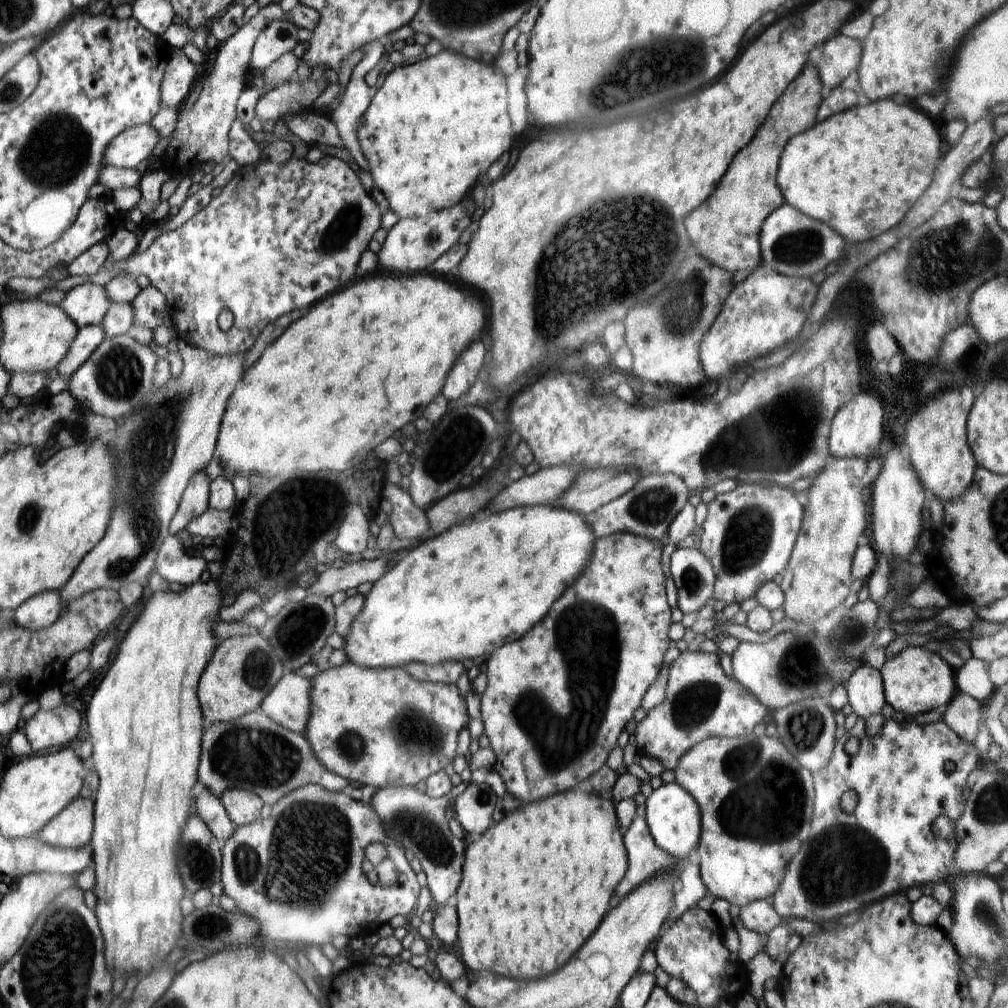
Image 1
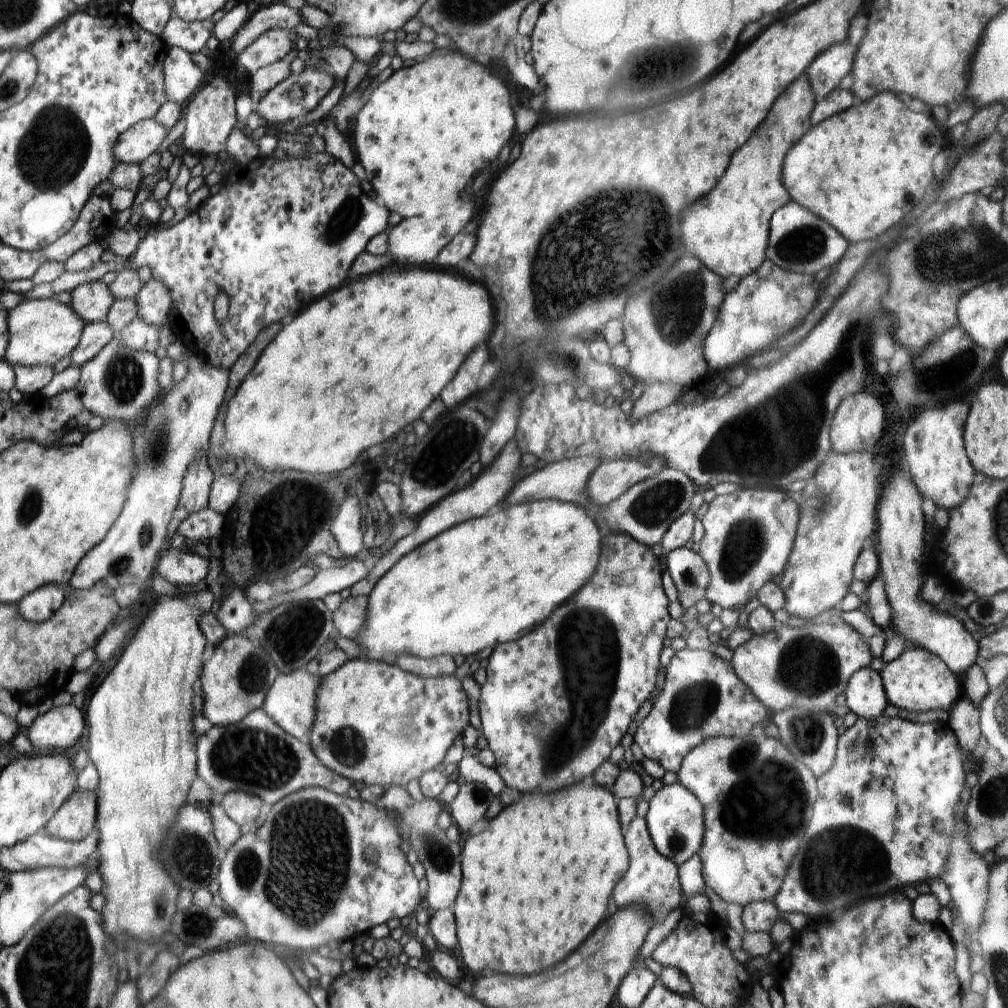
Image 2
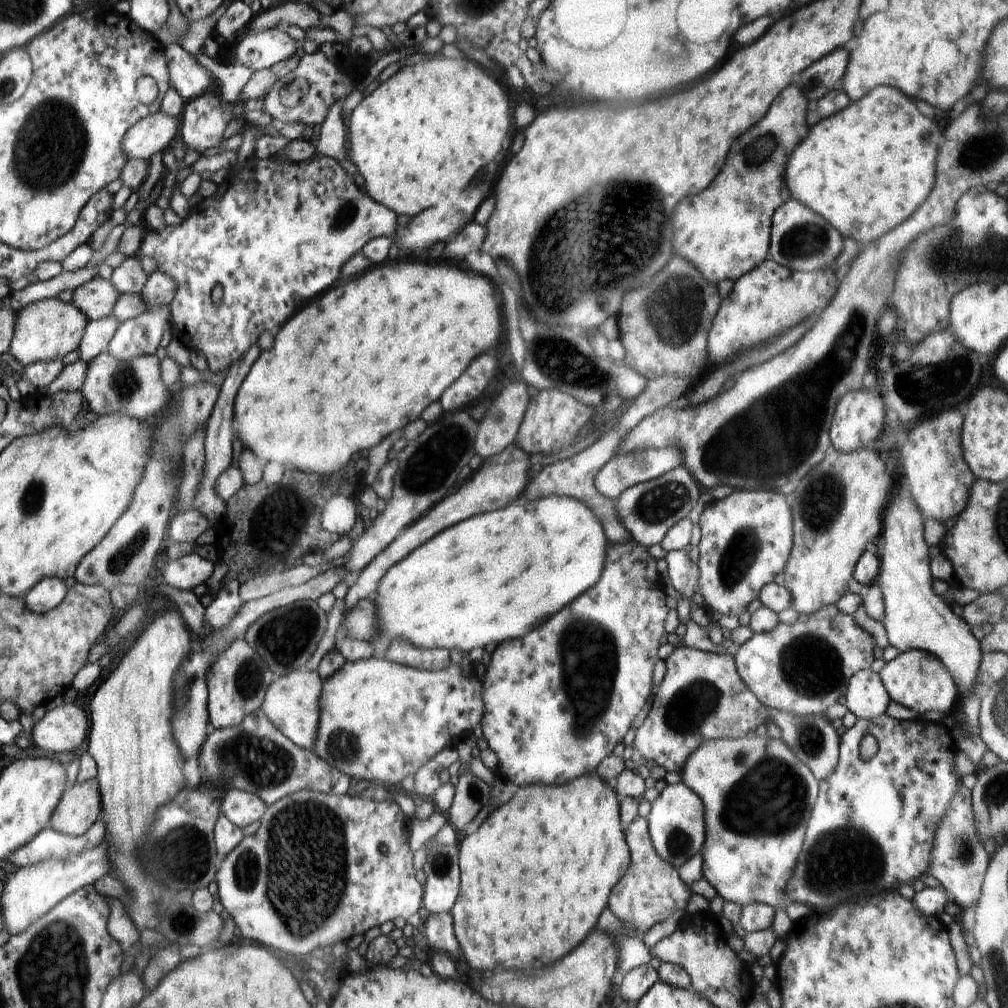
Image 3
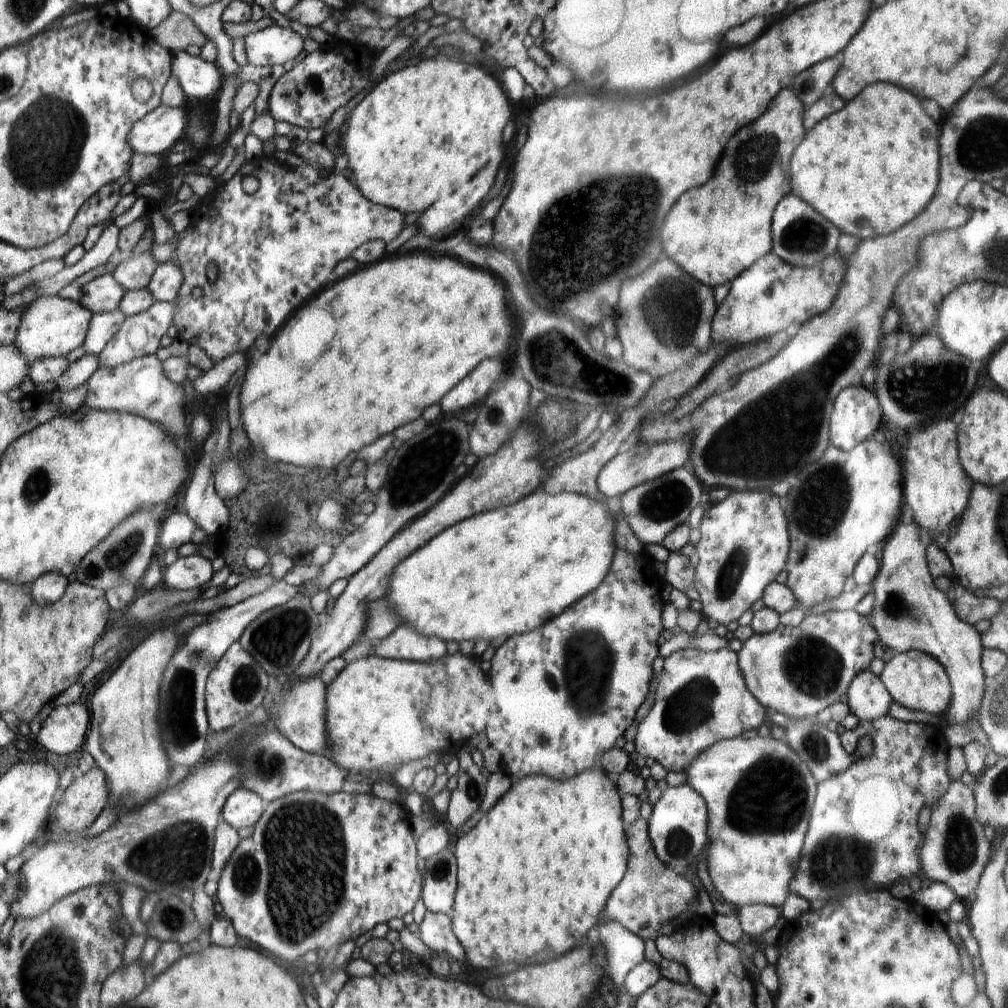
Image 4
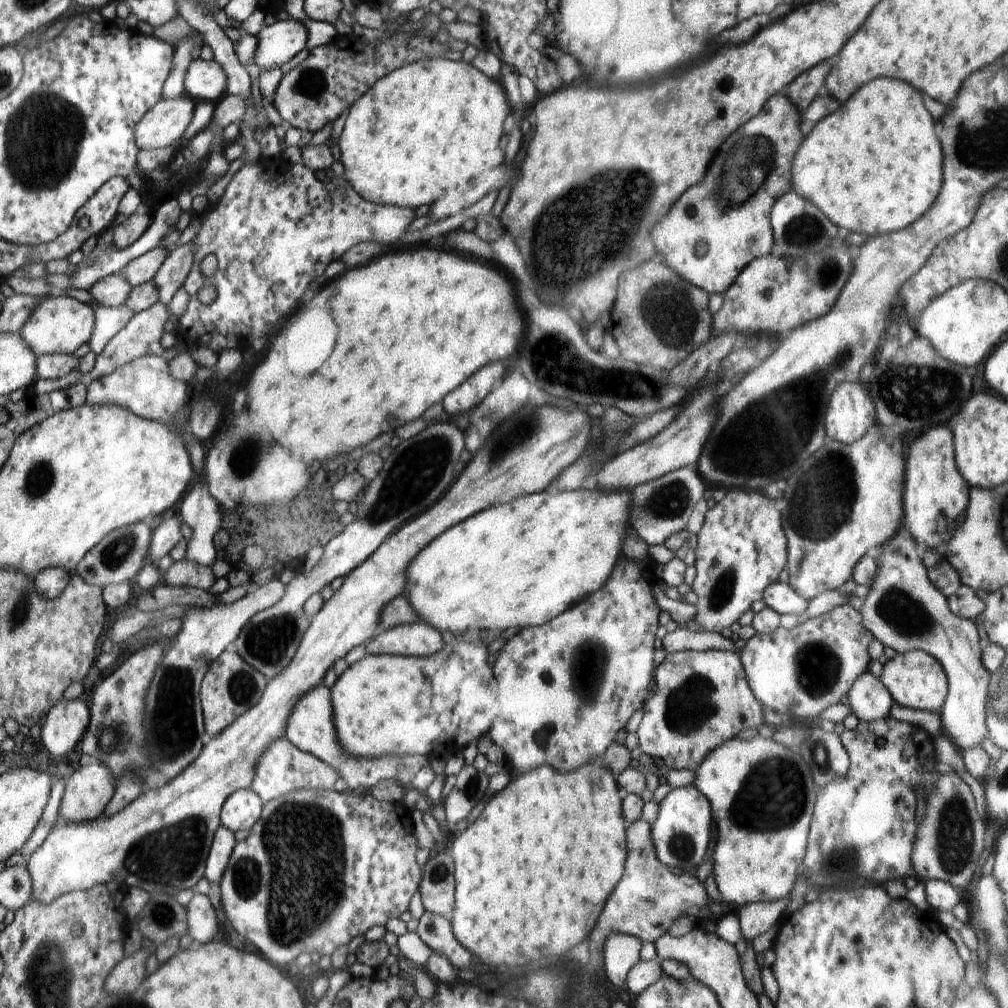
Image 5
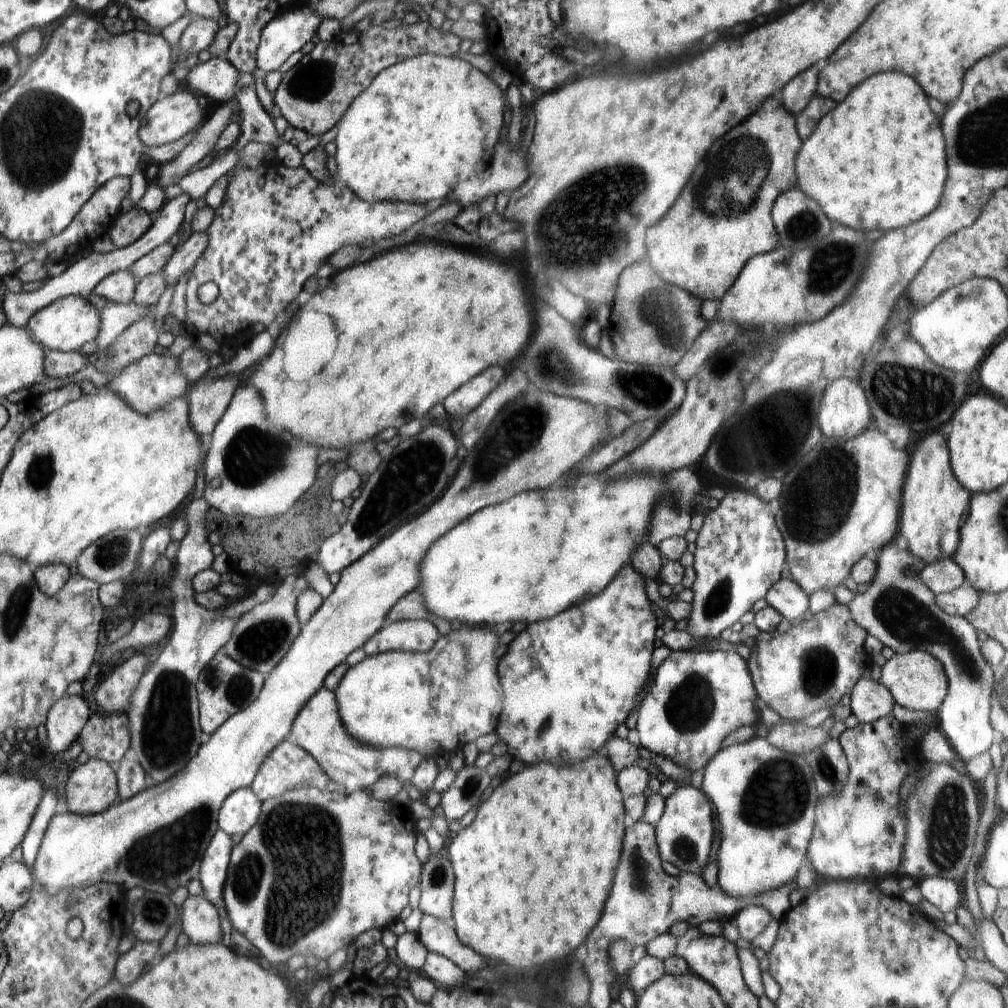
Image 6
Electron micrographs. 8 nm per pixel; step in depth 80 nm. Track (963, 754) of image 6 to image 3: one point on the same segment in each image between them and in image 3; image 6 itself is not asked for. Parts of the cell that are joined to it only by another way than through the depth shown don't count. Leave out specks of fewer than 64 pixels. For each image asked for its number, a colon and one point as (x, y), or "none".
3: (916, 617)
4: (910, 613)
5: (904, 610)

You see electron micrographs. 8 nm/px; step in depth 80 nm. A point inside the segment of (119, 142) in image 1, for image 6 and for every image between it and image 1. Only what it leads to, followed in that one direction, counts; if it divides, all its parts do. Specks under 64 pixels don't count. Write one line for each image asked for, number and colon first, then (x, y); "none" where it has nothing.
2: (135, 145)
3: (152, 134)
4: (155, 133)
5: (166, 121)
6: (175, 115)

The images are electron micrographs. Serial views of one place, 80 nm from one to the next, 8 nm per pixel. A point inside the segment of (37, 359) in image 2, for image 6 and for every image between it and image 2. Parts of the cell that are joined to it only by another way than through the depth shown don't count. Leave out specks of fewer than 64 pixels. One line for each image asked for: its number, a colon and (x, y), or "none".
3: (47, 330)
4: (52, 326)
5: (59, 324)
6: (66, 324)

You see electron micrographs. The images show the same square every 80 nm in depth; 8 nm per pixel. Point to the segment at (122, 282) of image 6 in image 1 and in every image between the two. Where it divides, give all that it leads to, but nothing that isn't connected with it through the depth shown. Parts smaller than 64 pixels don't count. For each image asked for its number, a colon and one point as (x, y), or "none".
1: (86, 304)
2: (91, 301)
3: (96, 299)
4: (101, 295)
5: (111, 291)

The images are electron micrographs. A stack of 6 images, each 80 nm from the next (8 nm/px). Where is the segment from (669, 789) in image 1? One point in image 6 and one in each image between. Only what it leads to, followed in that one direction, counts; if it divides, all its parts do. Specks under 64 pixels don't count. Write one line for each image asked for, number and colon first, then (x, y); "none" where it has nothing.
2: (675, 820)
3: (676, 822)
4: (677, 826)
5: (681, 832)
6: (684, 833)

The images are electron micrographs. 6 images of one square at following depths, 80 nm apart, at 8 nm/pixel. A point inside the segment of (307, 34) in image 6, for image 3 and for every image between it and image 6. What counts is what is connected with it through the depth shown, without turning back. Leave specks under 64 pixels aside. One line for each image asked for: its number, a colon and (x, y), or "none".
3: (260, 51)
4: (272, 45)
5: (278, 43)

